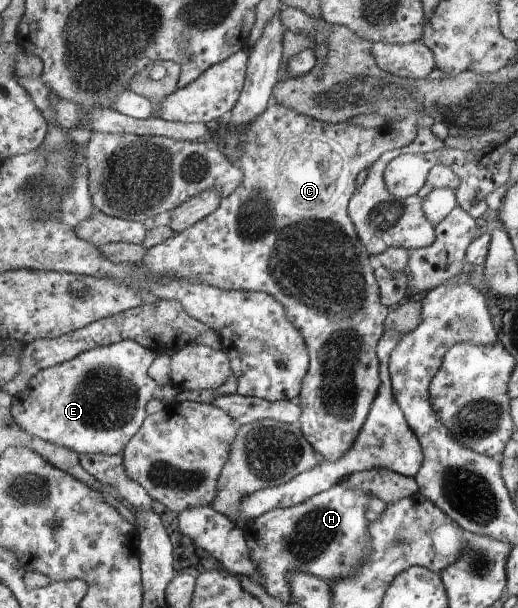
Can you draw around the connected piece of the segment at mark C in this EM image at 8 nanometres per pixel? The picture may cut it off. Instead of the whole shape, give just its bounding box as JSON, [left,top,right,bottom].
[137,96,425,462]

